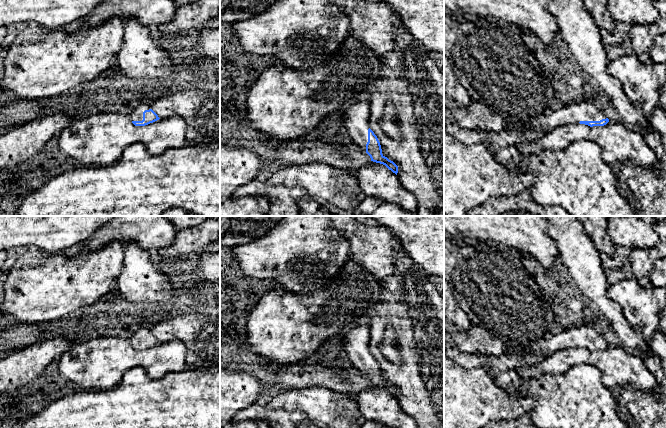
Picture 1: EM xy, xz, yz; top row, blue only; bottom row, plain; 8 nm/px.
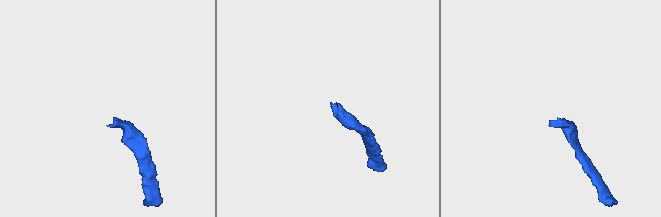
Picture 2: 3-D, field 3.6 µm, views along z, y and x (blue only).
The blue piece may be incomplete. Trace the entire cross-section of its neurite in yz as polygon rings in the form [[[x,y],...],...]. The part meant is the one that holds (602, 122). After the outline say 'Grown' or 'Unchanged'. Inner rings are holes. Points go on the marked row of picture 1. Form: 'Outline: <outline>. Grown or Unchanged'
Outline: [[[583,101],[554,108],[549,116],[533,118],[526,127],[533,131],[544,128],[548,133],[562,124],[580,123],[593,127],[604,126],[608,122],[609,119],[593,103]]]. Grown

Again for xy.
Outline: [[[141,104],[136,107],[129,117],[135,126],[145,126],[160,119],[150,105],[147,104]]]. Grown

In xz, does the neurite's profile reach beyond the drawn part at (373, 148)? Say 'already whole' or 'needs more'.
needs more

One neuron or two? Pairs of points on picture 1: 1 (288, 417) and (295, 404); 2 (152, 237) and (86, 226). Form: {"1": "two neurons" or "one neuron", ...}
{"1": "two neurons", "2": "two neurons"}

